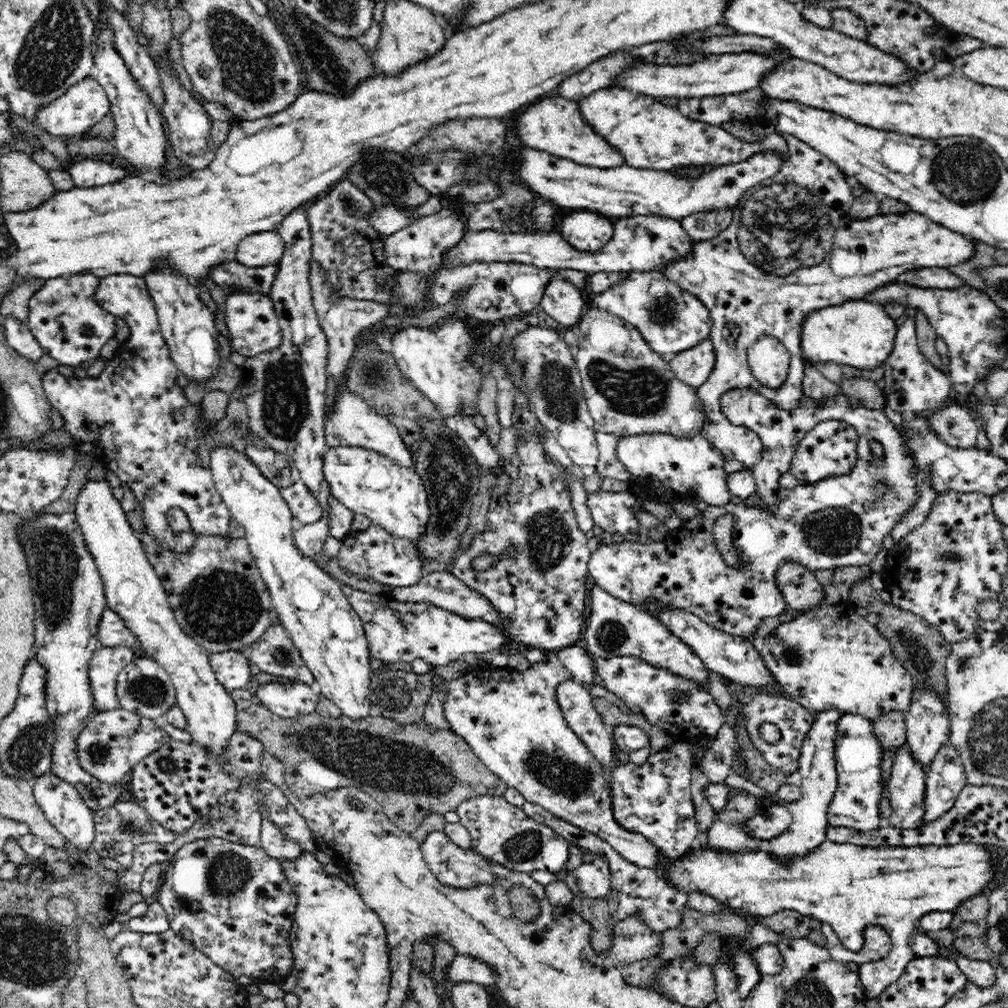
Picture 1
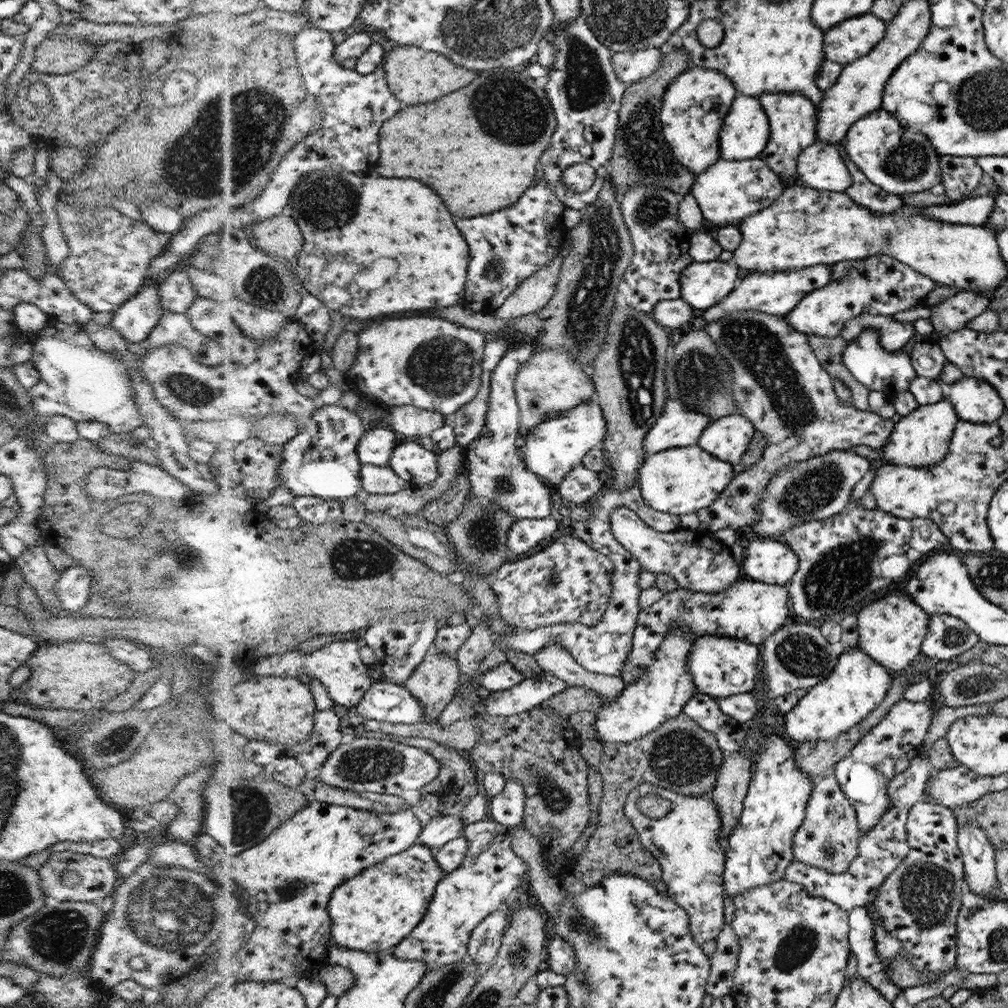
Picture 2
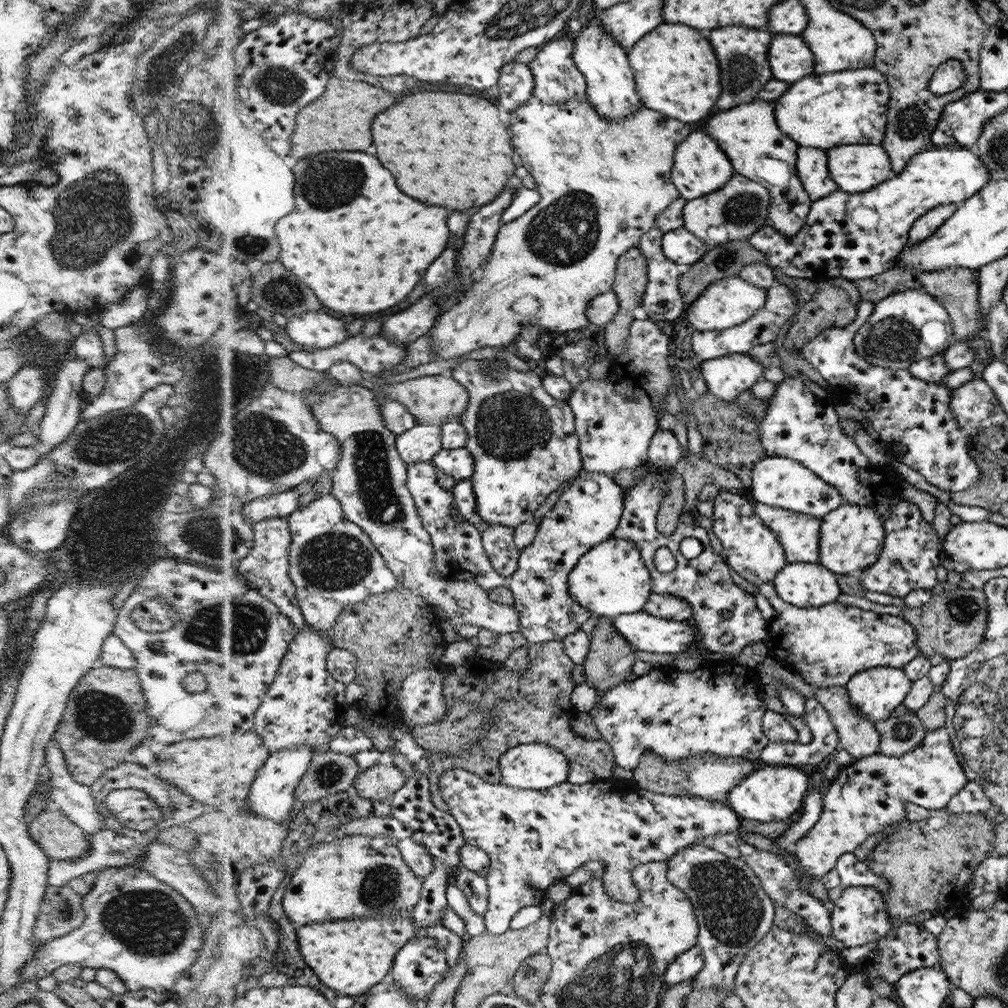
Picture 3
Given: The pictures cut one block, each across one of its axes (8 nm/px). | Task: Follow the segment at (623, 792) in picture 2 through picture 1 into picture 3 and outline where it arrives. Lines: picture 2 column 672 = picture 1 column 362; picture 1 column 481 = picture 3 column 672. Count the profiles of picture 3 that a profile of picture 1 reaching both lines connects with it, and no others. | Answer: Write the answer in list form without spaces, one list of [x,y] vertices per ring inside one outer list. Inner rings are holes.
[[[646,751],[642,753],[641,764],[634,768],[632,782],[657,794],[699,797],[726,803],[732,790],[758,767],[758,762],[742,757],[723,757],[714,753],[694,753],[694,756],[686,757],[685,760],[666,761],[664,757]]]

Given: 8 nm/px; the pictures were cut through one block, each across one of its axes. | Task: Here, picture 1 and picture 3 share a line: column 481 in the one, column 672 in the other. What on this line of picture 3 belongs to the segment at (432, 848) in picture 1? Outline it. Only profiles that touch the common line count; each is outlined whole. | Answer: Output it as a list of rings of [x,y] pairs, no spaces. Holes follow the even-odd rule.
[[[703,845],[680,850],[669,862],[669,878],[692,900],[700,924],[698,946],[704,956],[704,966],[694,978],[694,989],[707,986],[728,991],[736,985],[736,976],[745,954],[773,928],[777,908],[751,864]]]

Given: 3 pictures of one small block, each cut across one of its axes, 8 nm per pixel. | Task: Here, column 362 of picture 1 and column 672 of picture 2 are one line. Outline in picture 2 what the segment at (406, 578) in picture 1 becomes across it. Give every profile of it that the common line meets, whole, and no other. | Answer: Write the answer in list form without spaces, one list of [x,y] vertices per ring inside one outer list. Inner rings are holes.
[[[618,508],[612,514],[612,531],[622,546],[628,548],[641,561],[644,571],[668,574],[679,584],[679,588],[702,592],[722,592],[731,584],[744,579],[739,565],[730,548],[720,550],[700,550],[698,547],[701,531],[678,528],[674,531],[658,531],[648,526],[629,508]]]

